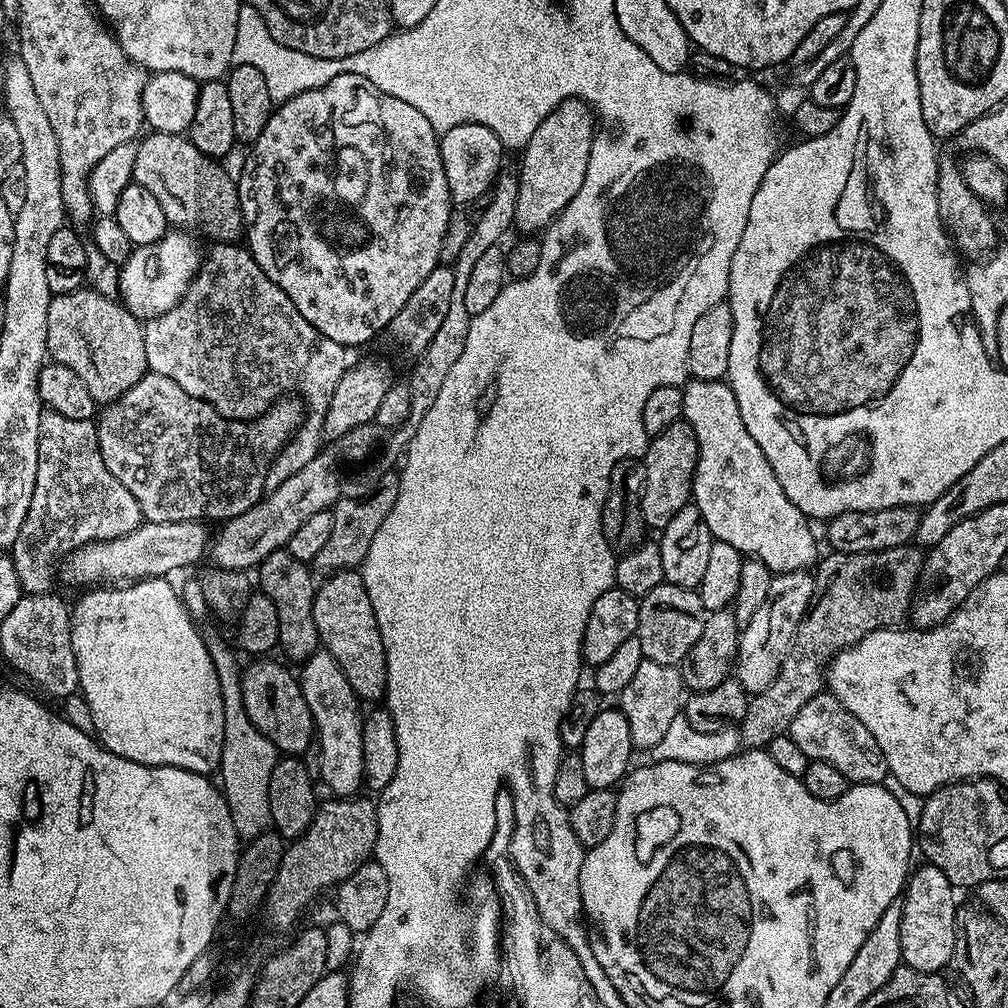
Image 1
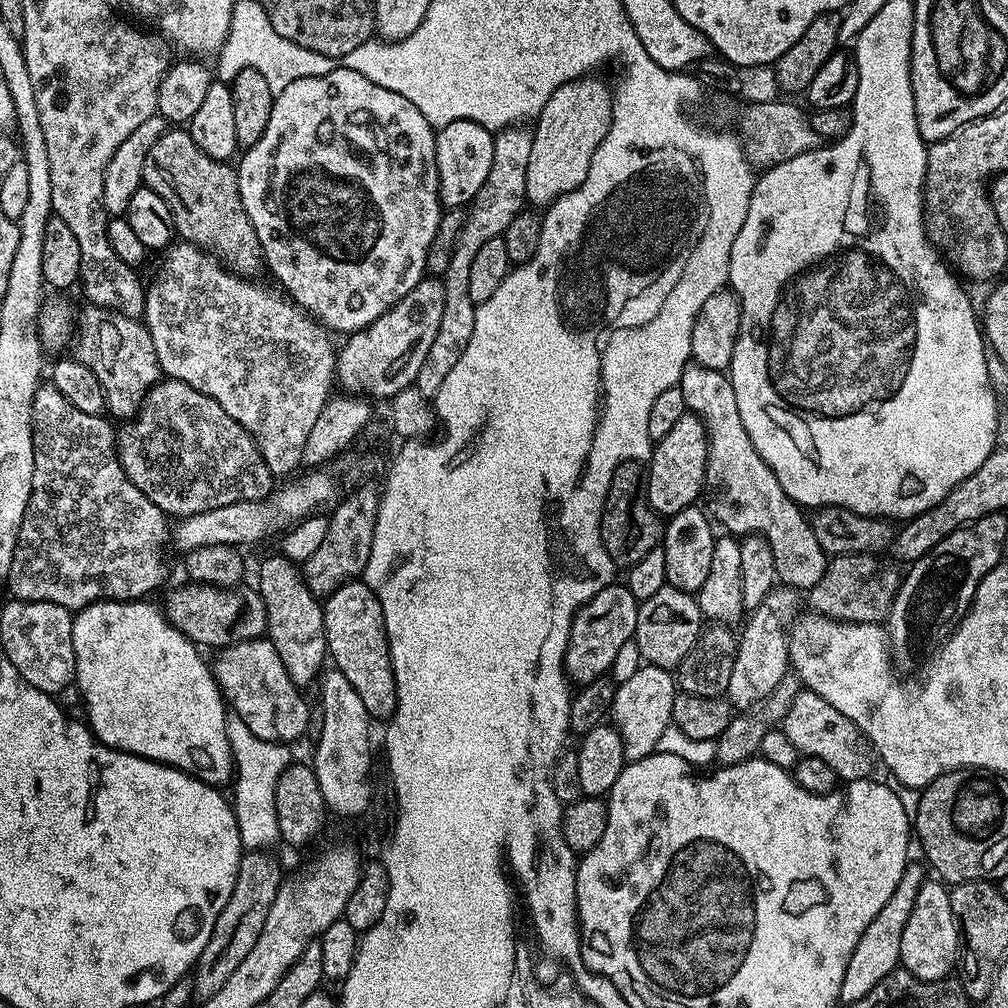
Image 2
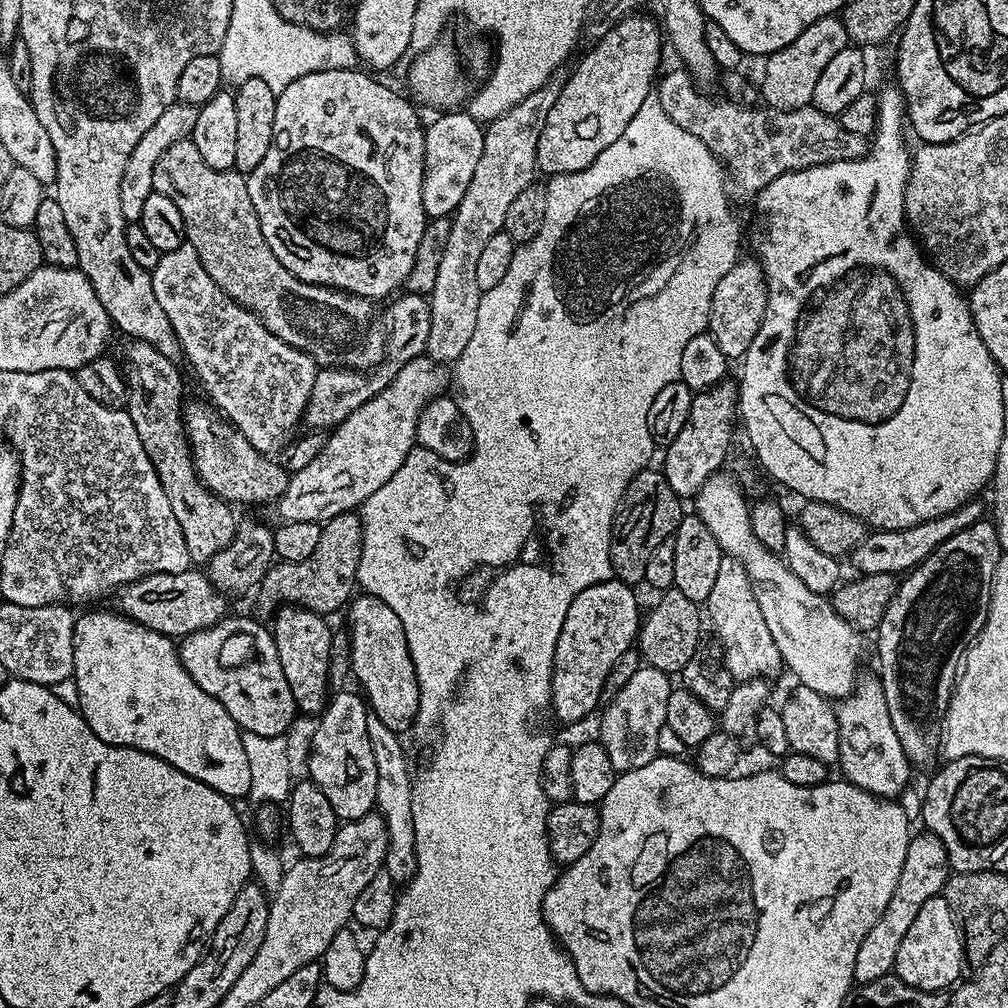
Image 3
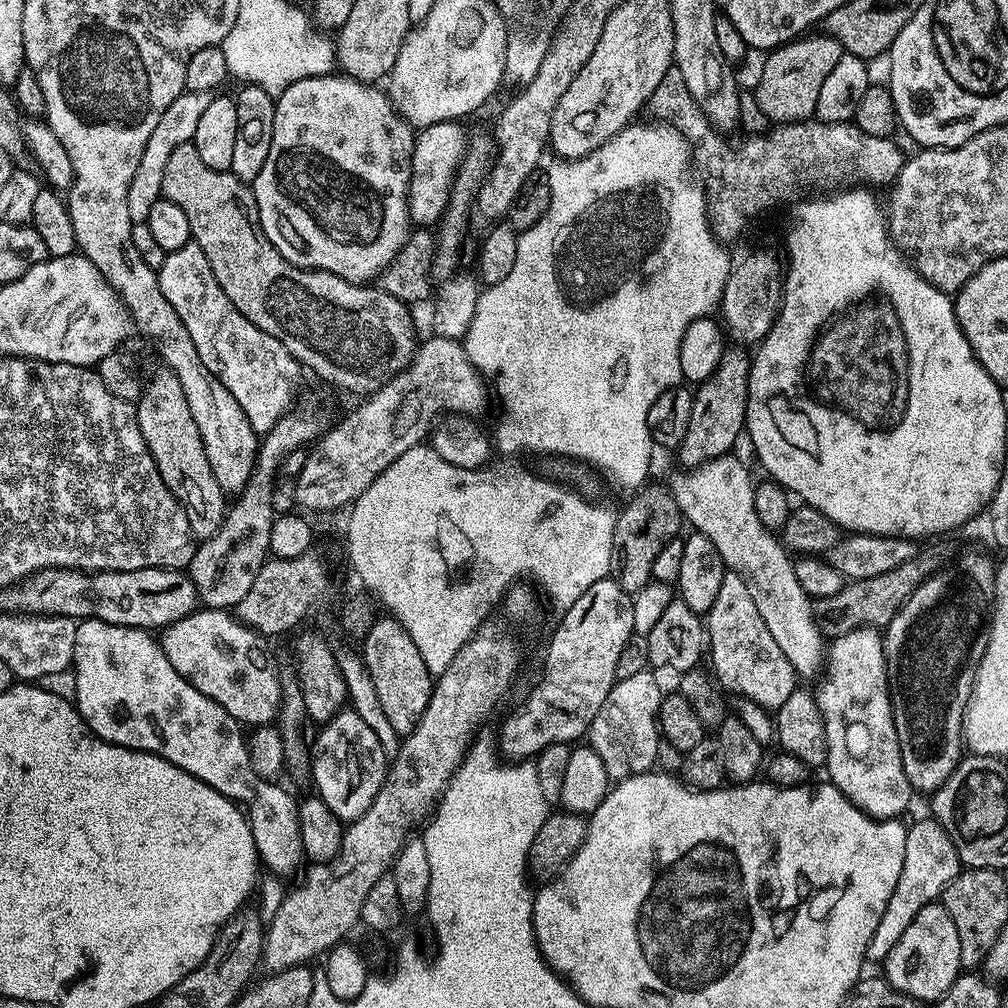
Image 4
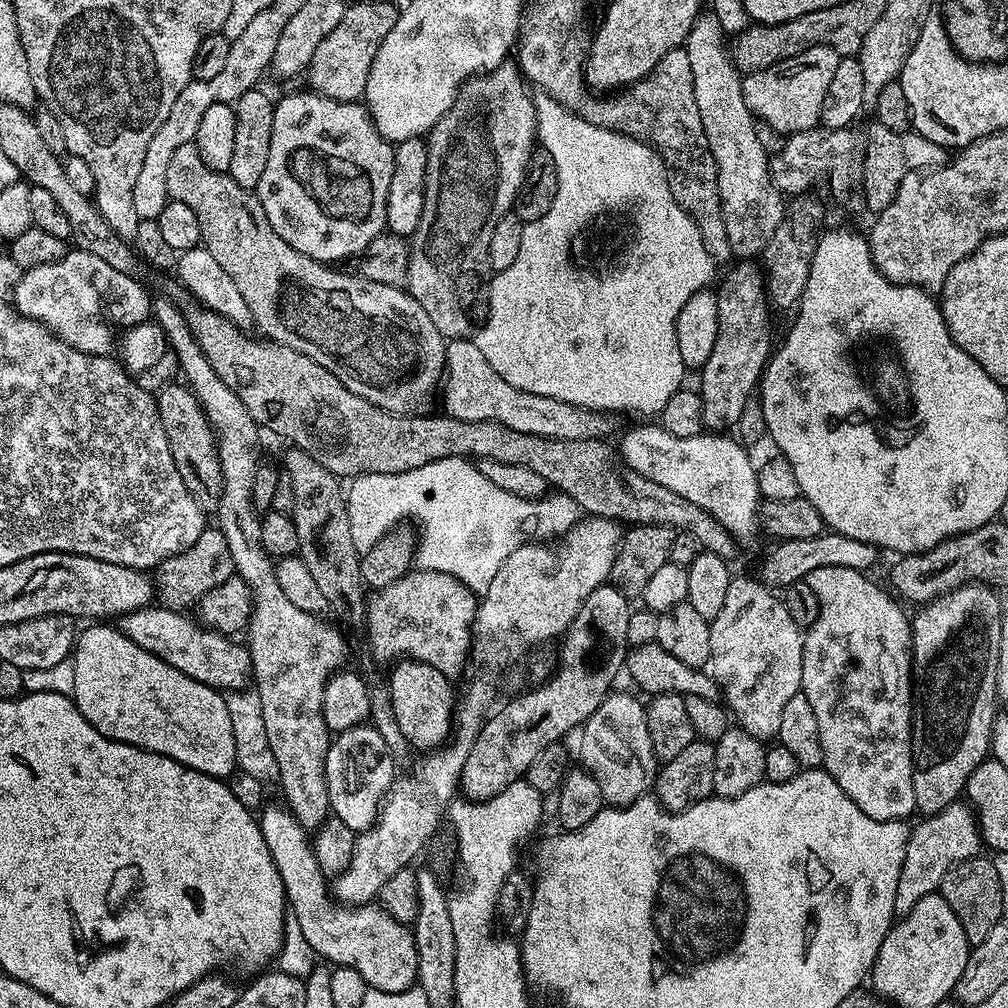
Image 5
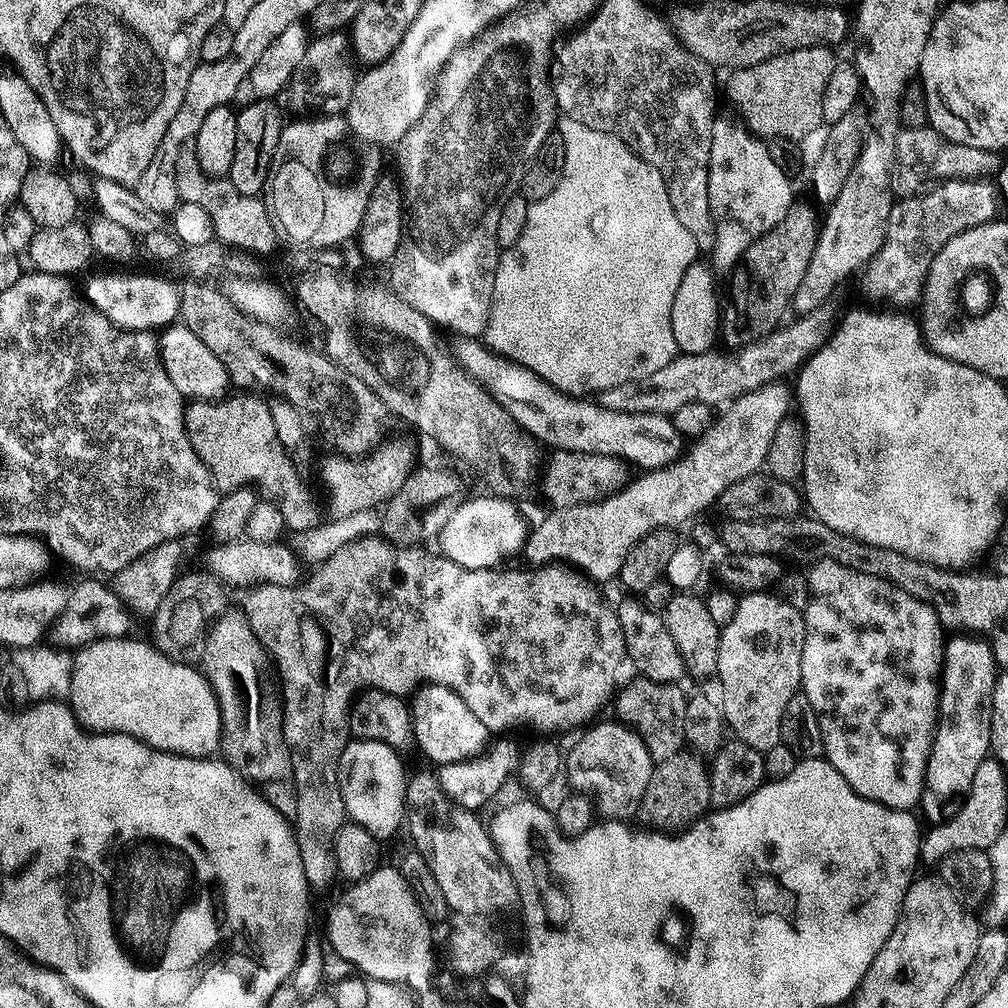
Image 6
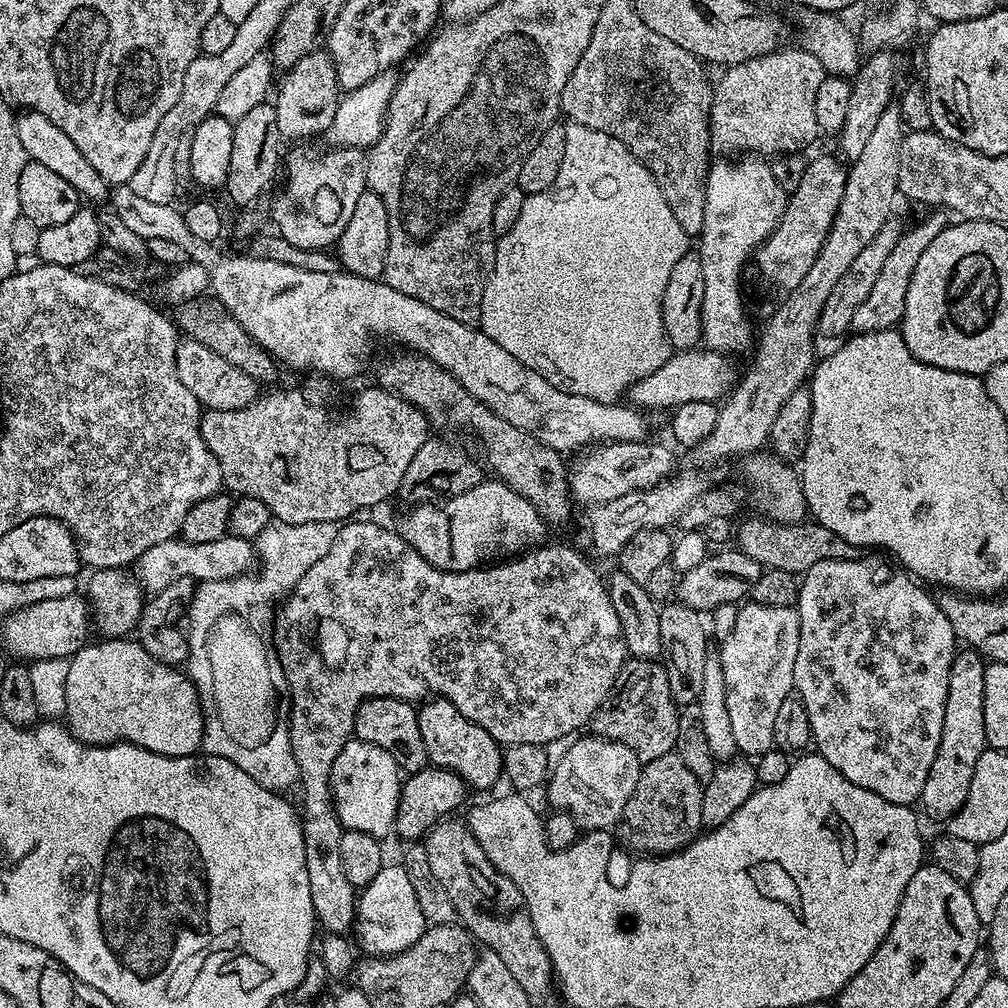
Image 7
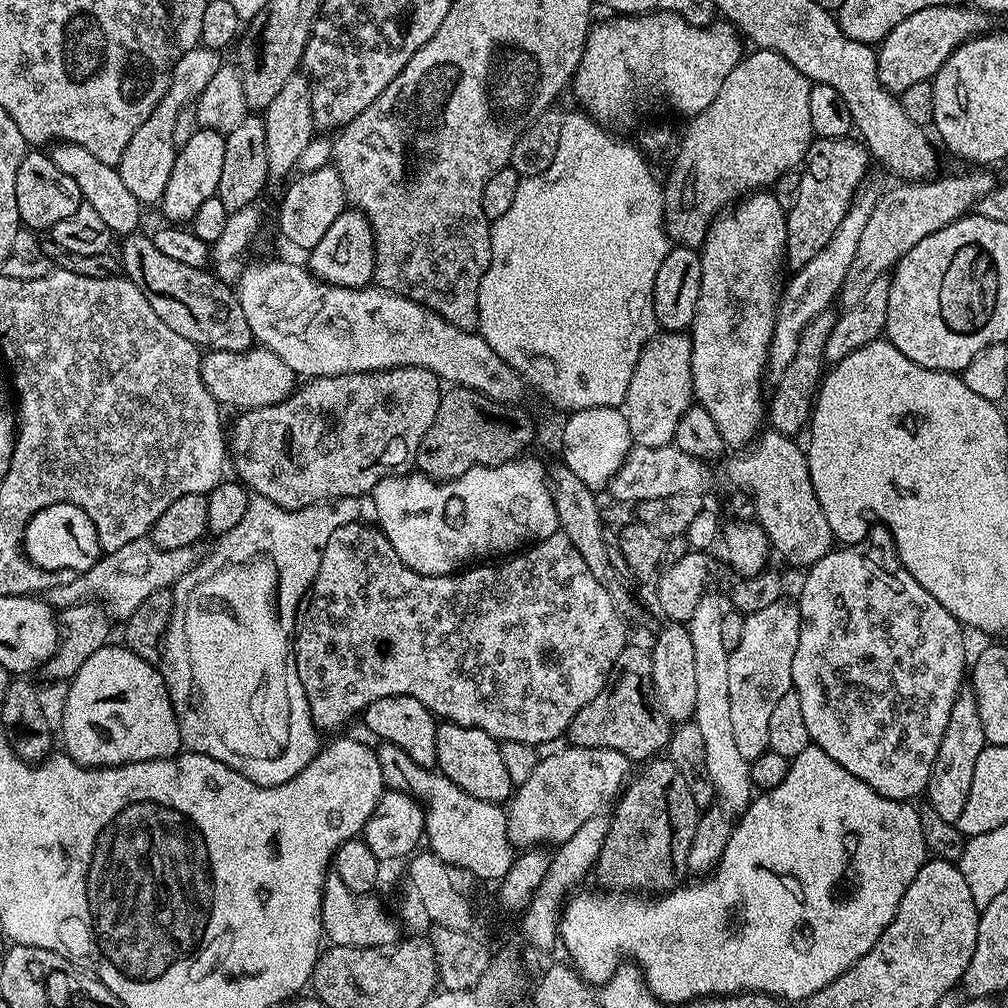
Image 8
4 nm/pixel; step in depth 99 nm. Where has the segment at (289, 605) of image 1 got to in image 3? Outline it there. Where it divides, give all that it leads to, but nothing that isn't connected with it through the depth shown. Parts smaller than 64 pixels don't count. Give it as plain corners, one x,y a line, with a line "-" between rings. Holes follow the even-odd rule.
280,606
275,609
270,631
276,649
278,662
282,662
282,674
286,674
286,682
290,682
290,694
294,694
294,702
301,713
323,713
328,707
330,689
327,684
327,668
334,659
332,652
332,632
323,615
295,606

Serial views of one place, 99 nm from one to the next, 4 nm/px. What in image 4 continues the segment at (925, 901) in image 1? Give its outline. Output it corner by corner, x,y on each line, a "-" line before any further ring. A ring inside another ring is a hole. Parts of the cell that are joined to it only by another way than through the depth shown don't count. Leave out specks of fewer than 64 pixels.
943,903
928,904
922,910
918,910
914,922
910,922
910,926
906,926
906,930
902,933
902,938
898,938
894,950
890,950
890,954
882,961
882,968
884,968
883,979
902,994
913,996
915,1000
921,1002
927,1002
927,1000
935,1002
943,998
946,990
950,990
950,986
962,972
960,951
958,950
958,929
954,926
954,918
950,918
950,914
944,909

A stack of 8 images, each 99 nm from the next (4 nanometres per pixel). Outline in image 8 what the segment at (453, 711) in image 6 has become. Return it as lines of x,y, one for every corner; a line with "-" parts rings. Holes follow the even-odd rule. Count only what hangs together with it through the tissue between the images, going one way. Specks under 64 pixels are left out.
441,723
436,729
438,734
438,758
436,768
440,775
450,778
466,794
474,798
482,798
482,802
503,805
511,801
514,786
510,782
510,774
506,774
506,766
502,762
501,741
490,734
470,726

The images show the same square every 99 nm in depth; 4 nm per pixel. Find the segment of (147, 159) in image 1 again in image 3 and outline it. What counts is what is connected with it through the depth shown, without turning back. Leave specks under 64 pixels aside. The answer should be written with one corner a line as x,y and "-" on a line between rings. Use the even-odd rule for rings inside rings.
190,138
183,139
170,146
154,168
153,191
166,194
173,199
182,213
184,233
187,243
198,251
206,274
226,295
234,298
246,310
257,316
271,332
282,342
310,354
317,365
326,368
355,368
367,370
384,361
384,345
386,343
386,328
376,317
377,305
361,296
350,296
336,288
327,288
321,284
302,282
270,250
266,238
262,234
262,226
258,222
258,214
254,210
254,202
250,202
250,190
245,173
235,170
214,170
206,165
198,146

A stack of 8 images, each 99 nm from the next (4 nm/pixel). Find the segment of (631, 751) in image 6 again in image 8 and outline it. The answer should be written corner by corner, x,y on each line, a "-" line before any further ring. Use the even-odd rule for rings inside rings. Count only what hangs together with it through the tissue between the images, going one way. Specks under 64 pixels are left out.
564,746
561,752
545,755
534,766
534,774
526,778
513,791
512,799
507,805
508,835
515,847
520,850
535,849
537,846
558,846
586,822
586,818
594,818
605,811
604,807
611,805
619,797
626,781
629,779
630,761
618,750
609,748
574,748

